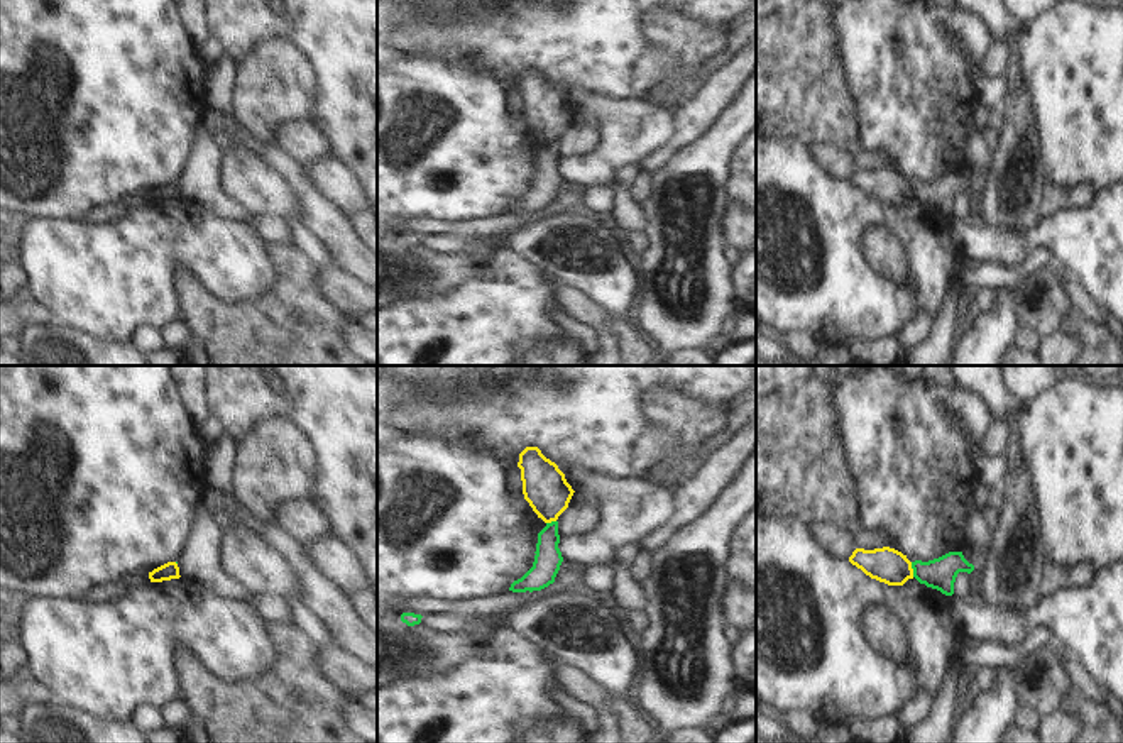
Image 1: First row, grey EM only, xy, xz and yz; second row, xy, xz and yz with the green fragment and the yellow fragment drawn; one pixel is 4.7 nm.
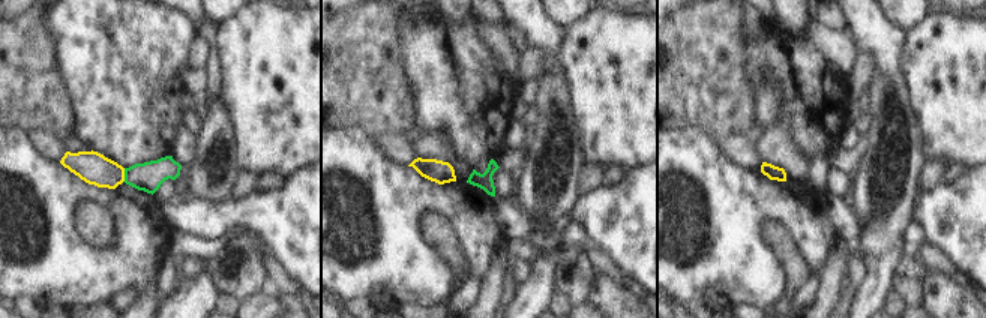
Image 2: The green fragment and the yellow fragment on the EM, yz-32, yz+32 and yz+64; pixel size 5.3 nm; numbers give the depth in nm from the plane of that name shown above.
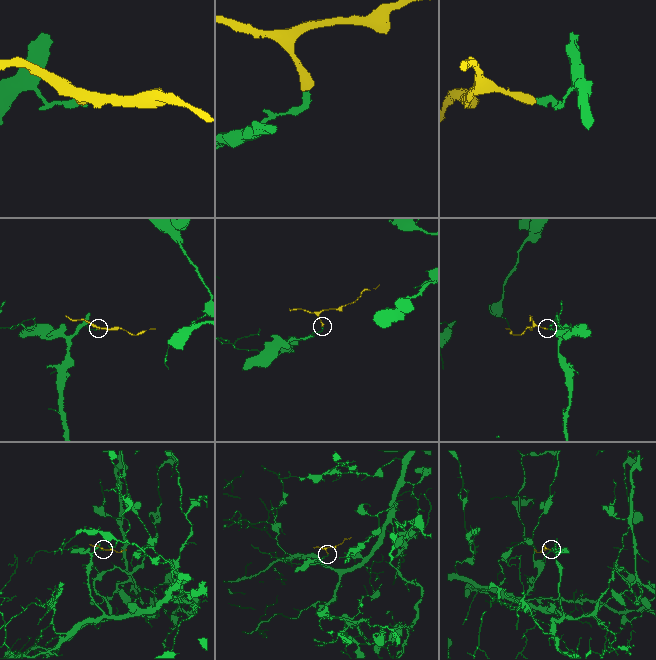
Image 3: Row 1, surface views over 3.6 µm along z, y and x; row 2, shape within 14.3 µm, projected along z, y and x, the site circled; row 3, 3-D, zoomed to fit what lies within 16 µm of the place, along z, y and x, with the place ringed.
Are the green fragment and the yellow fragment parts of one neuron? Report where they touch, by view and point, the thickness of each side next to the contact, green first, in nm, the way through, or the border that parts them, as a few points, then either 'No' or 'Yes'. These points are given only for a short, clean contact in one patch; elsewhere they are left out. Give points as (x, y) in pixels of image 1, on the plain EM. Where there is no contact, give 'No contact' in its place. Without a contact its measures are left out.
Touches green at yz (912, 188). Thickness 150 nm (green) against 170 nm. Boundary: yz (910, 183), (914, 197). No.

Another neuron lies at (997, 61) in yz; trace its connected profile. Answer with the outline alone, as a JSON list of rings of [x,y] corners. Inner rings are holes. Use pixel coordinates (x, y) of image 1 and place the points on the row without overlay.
[[[1005,39],[993,41],[984,58],[981,73],[988,78],[1006,76],[1010,59],[1011,59],[1011,46],[1008,44],[1008,41]]]

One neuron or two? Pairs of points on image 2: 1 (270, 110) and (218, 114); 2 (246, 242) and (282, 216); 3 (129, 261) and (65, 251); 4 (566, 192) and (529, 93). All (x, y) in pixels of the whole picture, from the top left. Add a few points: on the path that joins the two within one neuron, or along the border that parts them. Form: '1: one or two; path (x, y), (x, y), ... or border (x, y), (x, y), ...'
1: two; border (216, 99), (231, 126), (234, 147)
2: two; border (245, 225), (261, 236), (269, 252)
3: one; path (113, 261), (81, 261)
4: two; border (541, 77), (536, 102)

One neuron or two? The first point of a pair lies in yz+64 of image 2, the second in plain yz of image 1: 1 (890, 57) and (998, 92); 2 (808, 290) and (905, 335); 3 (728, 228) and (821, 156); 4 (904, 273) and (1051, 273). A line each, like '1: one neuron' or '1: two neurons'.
1: two neurons
2: one neuron
3: two neurons
4: one neuron

